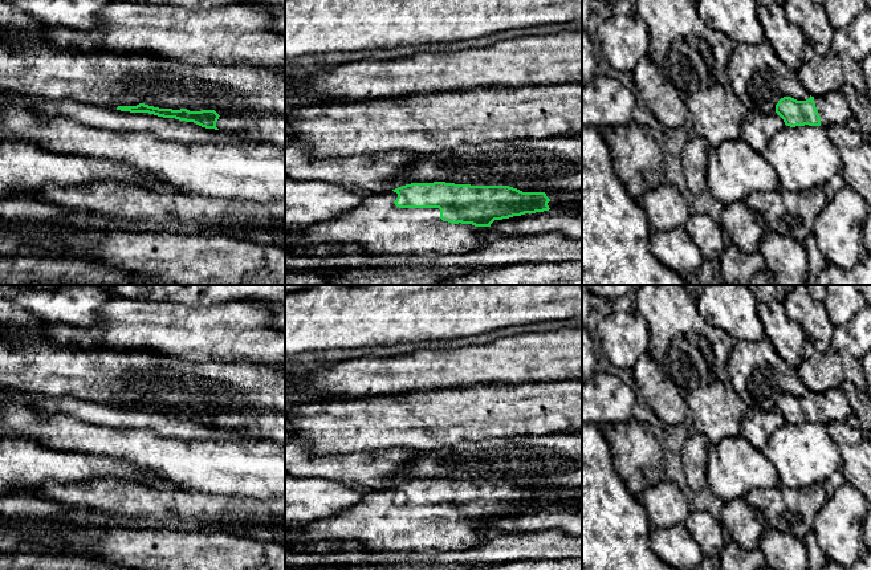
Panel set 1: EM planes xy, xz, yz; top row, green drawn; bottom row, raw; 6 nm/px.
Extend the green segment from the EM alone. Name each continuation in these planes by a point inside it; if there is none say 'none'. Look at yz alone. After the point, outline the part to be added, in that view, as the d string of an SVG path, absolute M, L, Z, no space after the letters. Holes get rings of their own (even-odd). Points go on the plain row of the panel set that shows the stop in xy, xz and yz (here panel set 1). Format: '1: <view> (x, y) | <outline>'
1: yz (833, 406) | M841 388L814 394L814 399L821 414L821 423L826 426L831 422L844 422L852 414L847 396Z

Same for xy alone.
1: xy (255, 423) | M268 408L220 412L216 424L243 432L249 439L270 439L285 444L285 412Z

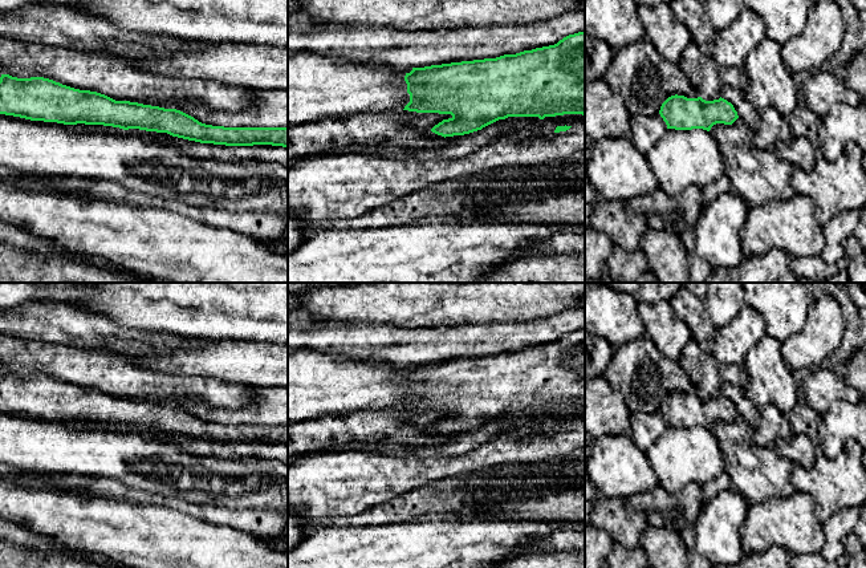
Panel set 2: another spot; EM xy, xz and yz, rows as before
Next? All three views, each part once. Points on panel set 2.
none

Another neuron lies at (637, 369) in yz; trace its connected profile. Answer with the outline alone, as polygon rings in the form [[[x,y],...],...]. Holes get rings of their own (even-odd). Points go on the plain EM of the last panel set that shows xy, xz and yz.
[[[645,334],[634,341],[614,348],[614,354],[603,373],[609,385],[623,395],[631,413],[655,413],[671,393],[700,394],[678,361],[663,357],[651,338]]]

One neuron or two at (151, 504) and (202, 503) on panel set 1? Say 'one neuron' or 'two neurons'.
one neuron

